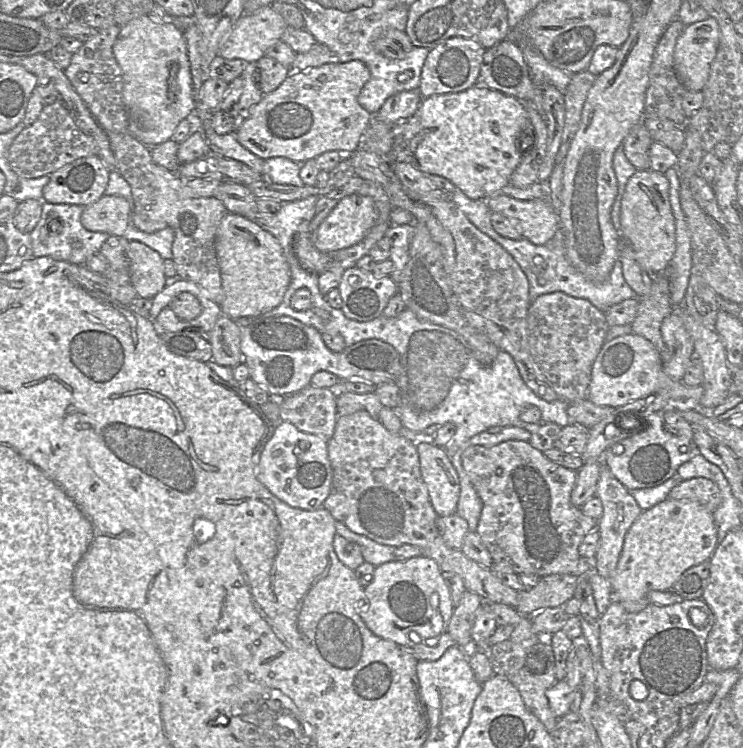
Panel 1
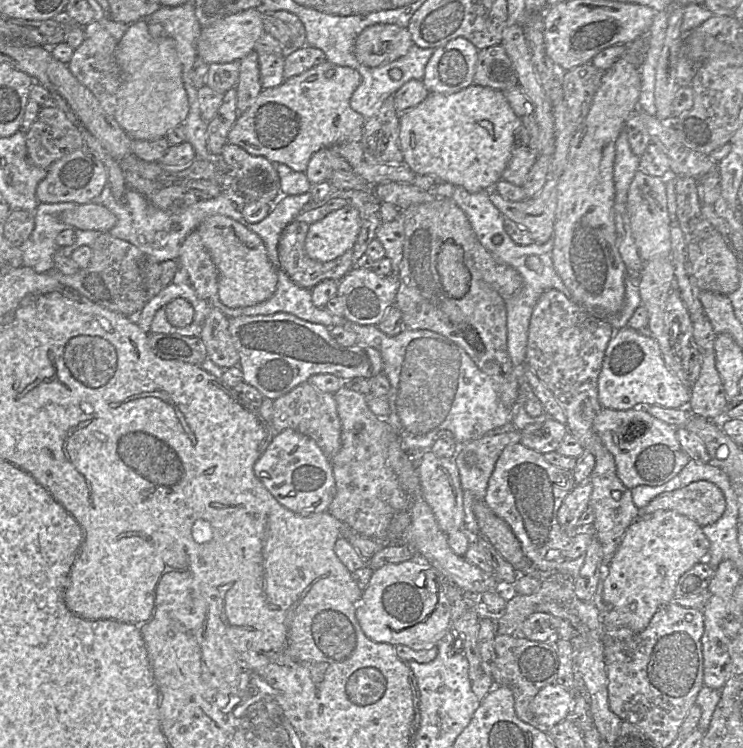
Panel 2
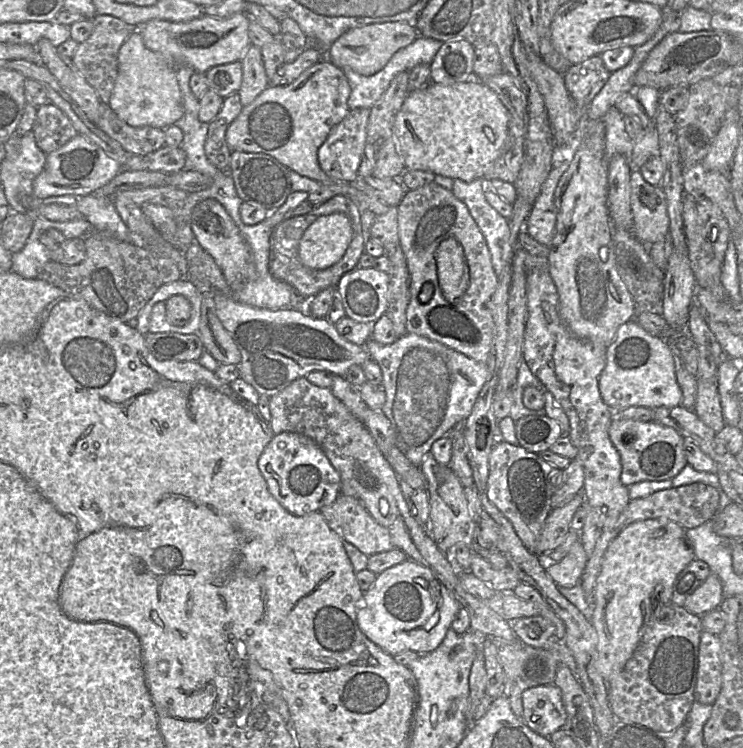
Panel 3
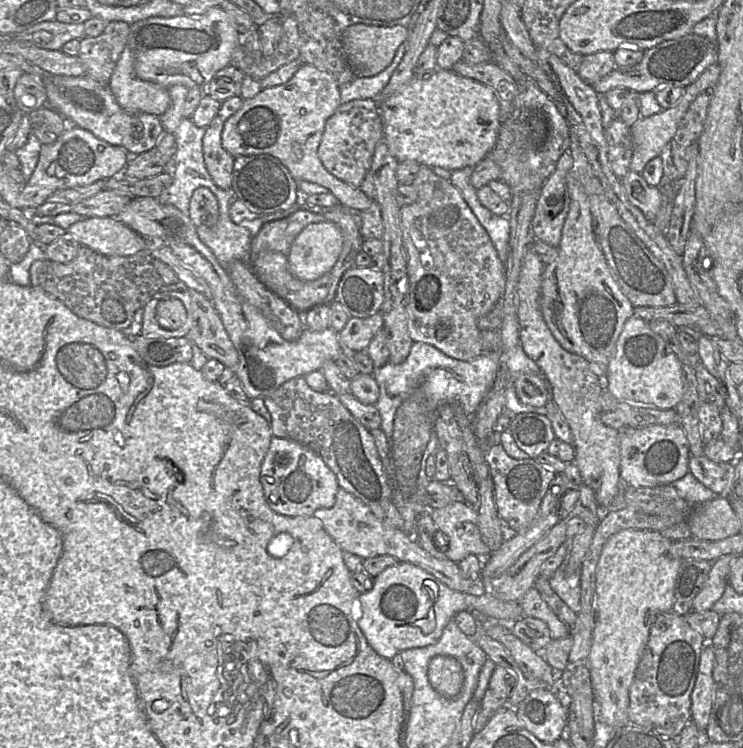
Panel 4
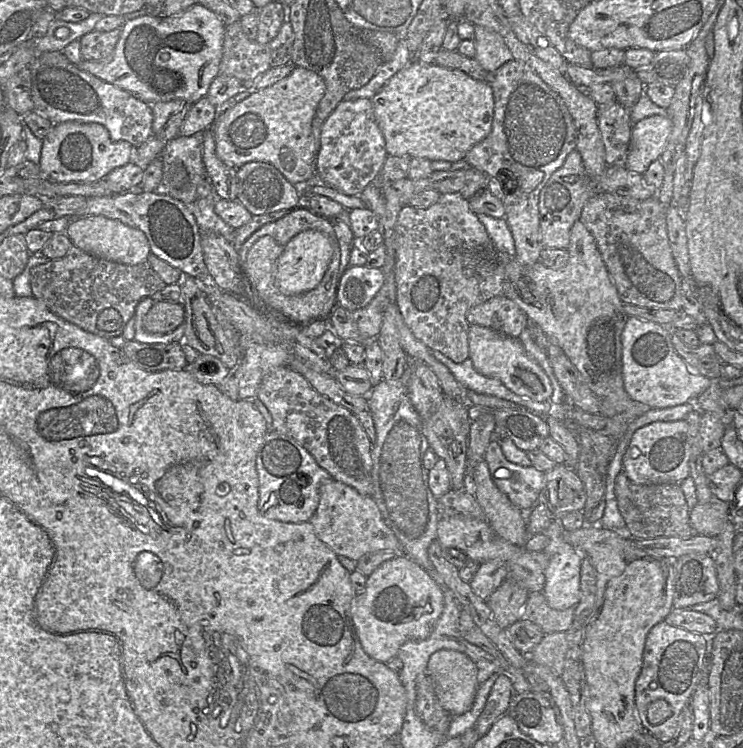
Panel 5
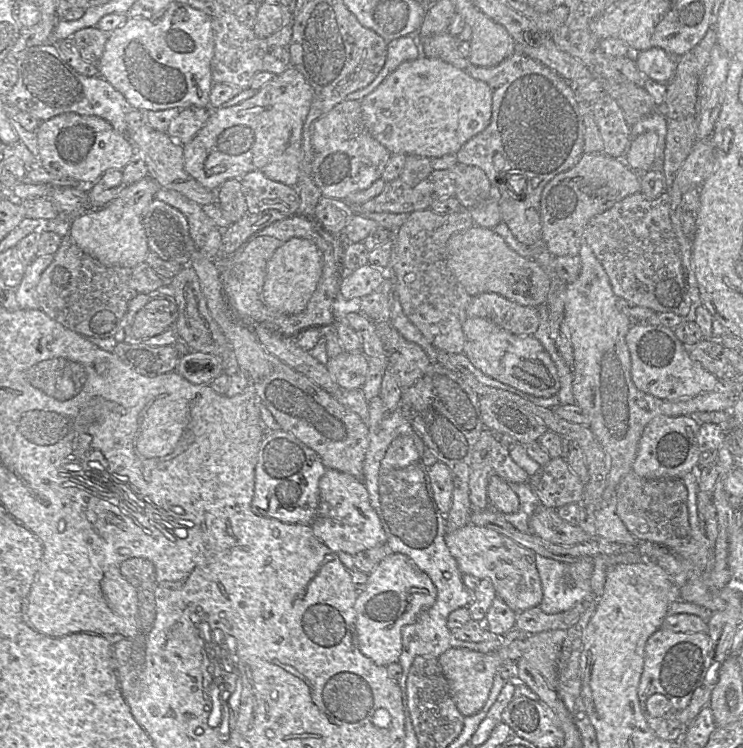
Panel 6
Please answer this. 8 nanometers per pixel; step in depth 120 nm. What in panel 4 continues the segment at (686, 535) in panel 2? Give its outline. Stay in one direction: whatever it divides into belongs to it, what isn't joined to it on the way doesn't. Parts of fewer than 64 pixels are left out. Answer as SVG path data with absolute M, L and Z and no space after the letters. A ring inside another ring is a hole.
M620 530L603 546L596 568L595 616L588 668L596 717L613 729L629 722L629 689L651 626L659 614L673 611L675 584L682 561L673 548L673 541L654 530Z

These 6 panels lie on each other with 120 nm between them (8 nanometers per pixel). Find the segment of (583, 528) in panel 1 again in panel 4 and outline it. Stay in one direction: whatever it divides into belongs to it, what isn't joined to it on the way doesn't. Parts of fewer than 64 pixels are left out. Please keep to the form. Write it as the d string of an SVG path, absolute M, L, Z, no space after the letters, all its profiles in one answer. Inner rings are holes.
M501 443L490 446L484 454L494 485L494 500L499 517L512 532L530 525L536 517L541 501L550 488L557 472L540 464L534 458L510 457Z

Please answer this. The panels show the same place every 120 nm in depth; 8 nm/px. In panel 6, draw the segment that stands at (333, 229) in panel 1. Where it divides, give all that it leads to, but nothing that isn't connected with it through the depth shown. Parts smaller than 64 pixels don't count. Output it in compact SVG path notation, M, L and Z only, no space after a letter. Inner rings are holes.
M293 237L275 250L266 268L263 300L274 313L292 315L303 311L322 274L322 257L310 240Z

